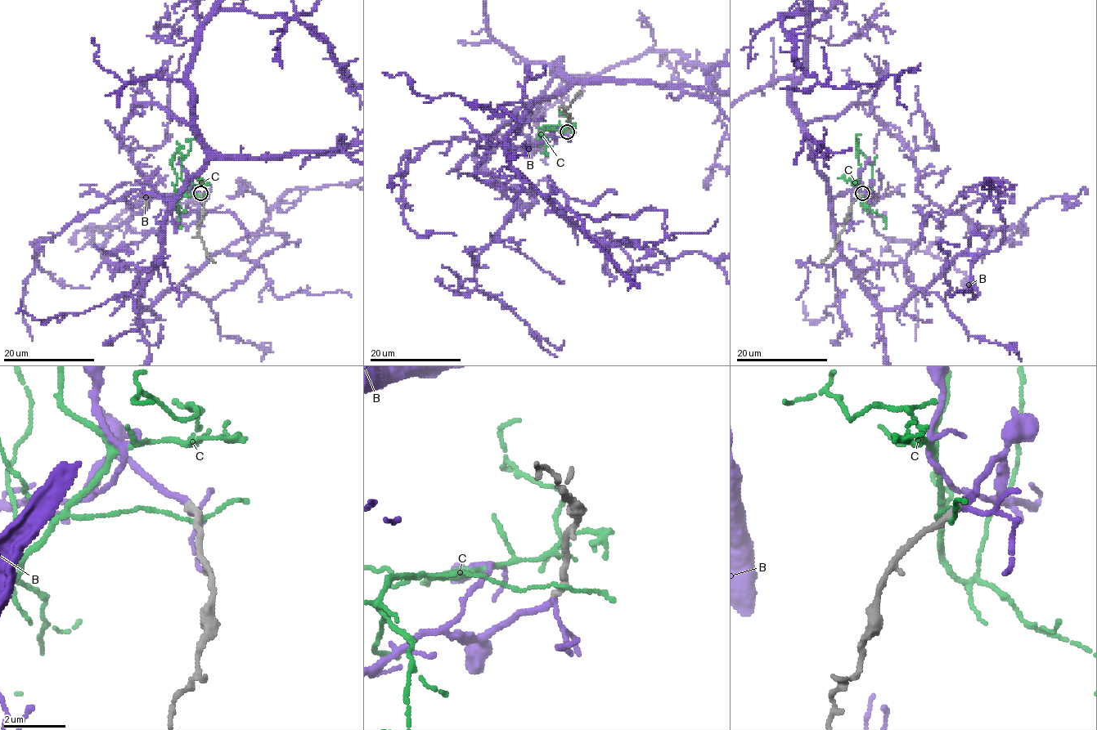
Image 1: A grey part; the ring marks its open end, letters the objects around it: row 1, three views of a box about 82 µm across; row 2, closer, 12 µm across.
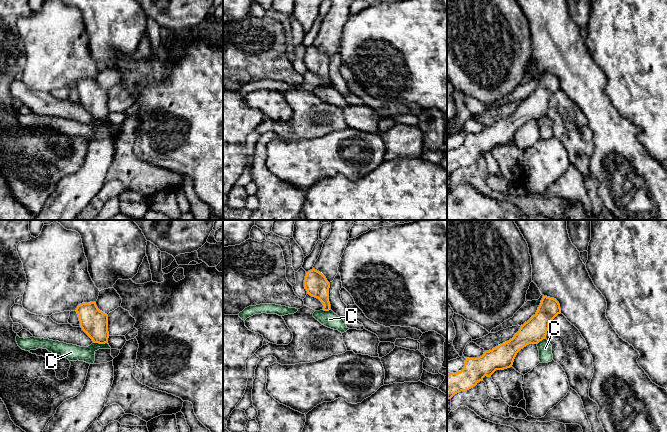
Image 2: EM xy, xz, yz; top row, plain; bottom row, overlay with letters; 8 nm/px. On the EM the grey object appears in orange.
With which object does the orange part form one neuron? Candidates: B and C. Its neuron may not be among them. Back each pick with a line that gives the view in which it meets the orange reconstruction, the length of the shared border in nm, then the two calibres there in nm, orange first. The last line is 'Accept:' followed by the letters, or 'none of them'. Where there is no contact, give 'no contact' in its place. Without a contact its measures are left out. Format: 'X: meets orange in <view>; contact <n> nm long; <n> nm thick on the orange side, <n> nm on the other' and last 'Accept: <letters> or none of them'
B: no contact
Accept: B

